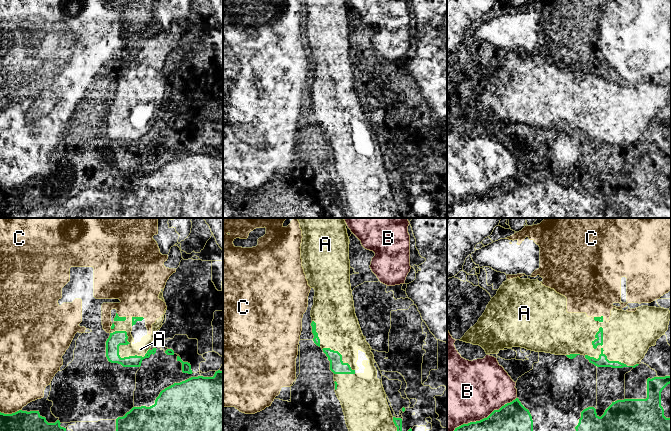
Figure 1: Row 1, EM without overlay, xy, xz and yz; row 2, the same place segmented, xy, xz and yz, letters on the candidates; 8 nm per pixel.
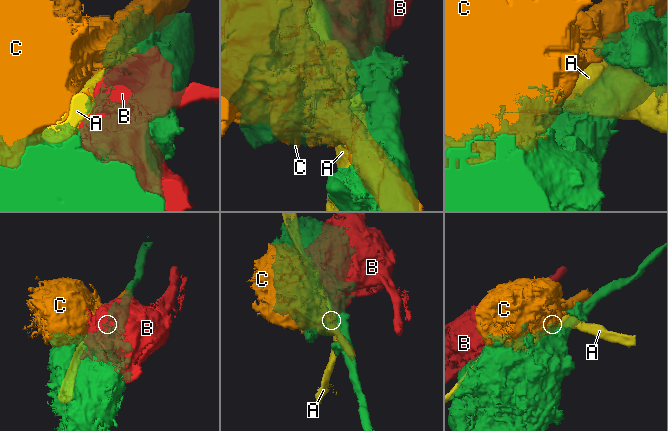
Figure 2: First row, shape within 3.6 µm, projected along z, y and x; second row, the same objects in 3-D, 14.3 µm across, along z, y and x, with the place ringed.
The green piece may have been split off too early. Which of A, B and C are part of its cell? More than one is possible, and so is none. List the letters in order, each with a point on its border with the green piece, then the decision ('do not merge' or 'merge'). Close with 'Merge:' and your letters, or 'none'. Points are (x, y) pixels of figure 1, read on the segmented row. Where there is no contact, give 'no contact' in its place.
A: meets green in yz at (610, 361); do not merge
B: meets green in yz at (484, 418); do not merge
C: meets green in xy at (138, 317); do not merge
Merge: none

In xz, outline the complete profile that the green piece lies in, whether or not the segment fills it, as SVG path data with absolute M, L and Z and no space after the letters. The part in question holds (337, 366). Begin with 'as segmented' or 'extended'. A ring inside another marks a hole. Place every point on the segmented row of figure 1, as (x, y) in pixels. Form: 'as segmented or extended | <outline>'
as segmented | M323 348L323 352L330 361L330 370L334 374L355 374L348 363L342 361L342 355L338 351L331 350L330 348Z

